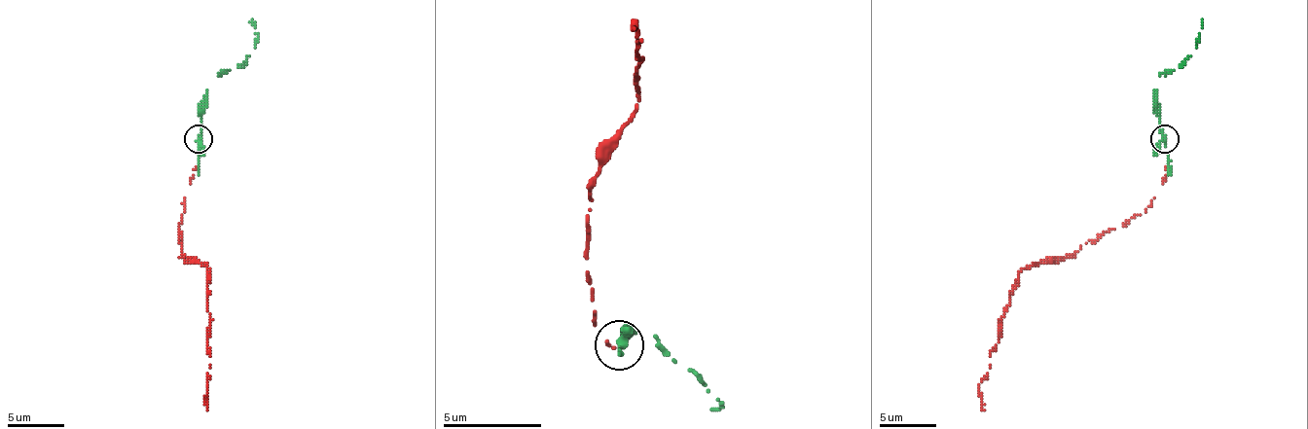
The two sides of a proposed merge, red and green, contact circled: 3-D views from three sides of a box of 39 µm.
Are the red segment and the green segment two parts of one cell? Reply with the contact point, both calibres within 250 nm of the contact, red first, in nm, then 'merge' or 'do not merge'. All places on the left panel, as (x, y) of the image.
at (198, 139); 50 nm thick on the red side, 280 nm on the other; do not merge

